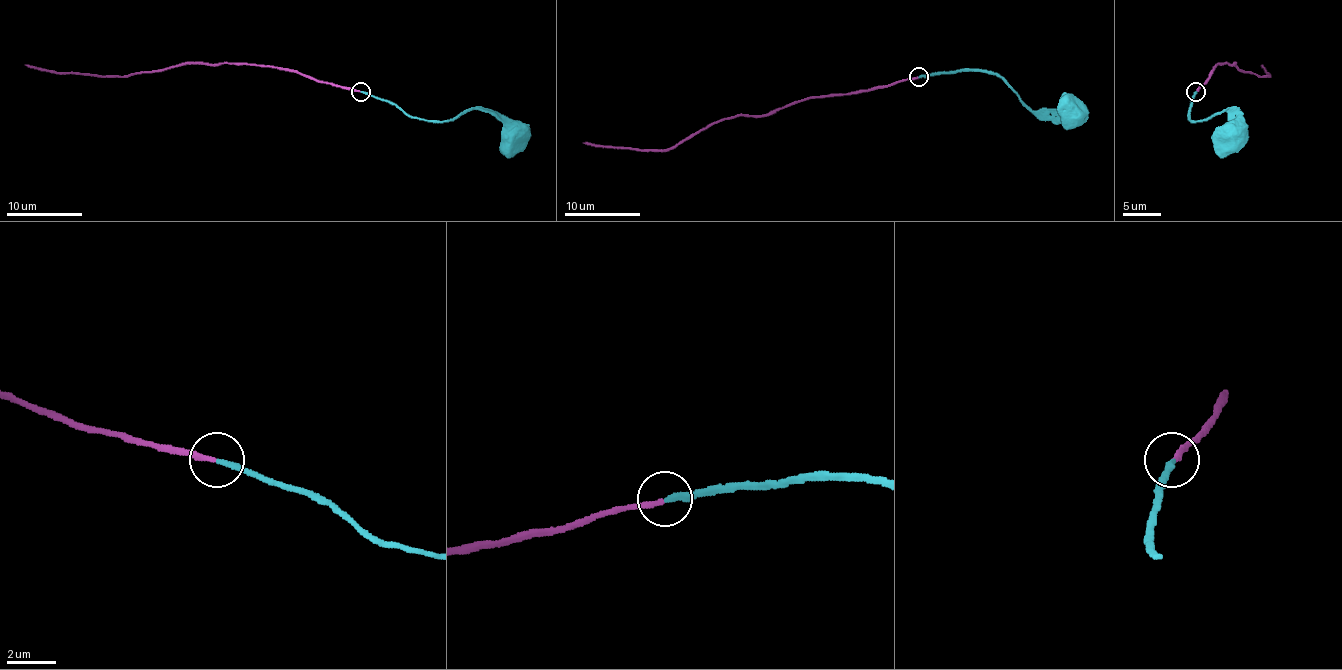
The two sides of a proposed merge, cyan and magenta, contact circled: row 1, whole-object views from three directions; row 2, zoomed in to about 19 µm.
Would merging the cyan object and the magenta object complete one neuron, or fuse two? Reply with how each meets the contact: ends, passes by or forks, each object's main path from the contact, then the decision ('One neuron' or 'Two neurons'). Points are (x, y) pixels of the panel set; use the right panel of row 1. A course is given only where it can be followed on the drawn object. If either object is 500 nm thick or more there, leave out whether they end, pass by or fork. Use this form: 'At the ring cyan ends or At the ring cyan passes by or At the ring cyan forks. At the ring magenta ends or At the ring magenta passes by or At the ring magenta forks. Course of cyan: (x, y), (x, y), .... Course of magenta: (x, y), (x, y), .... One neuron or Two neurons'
At the ring cyan ends. At the ring magenta ends. Course of cyan: (1196, 92), (1190, 120), (1207, 120), (1230, 109), (1230, 122), (1220, 131), (1222, 137), (1228, 137). Course of magenta: (1196, 92), (1219, 63), (1234, 63), (1241, 71), (1268, 76), (1262, 65). One neuron

